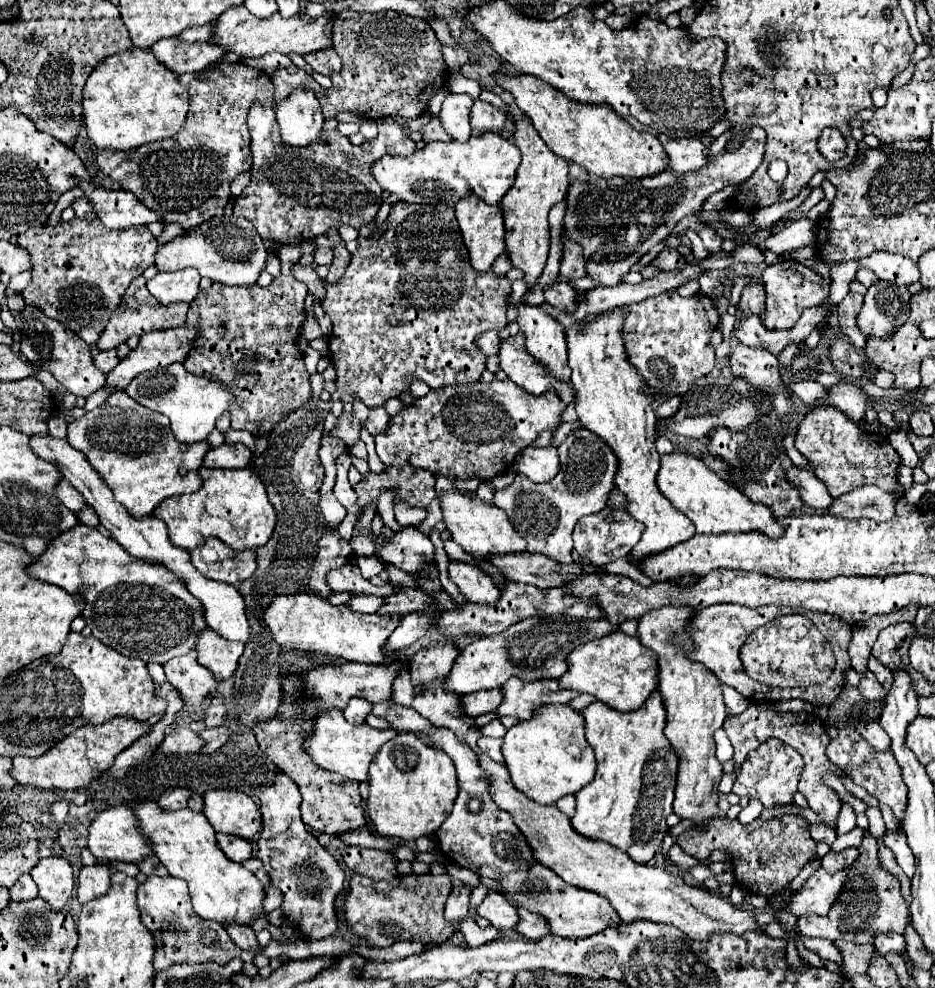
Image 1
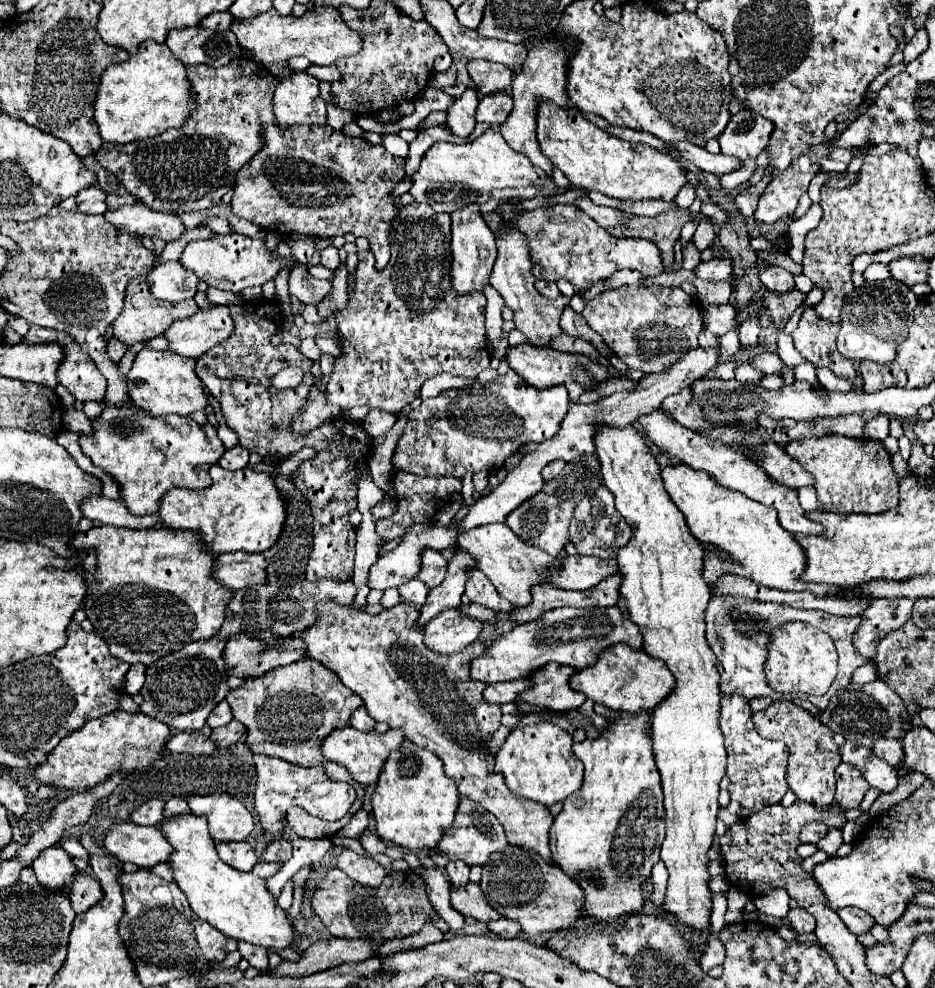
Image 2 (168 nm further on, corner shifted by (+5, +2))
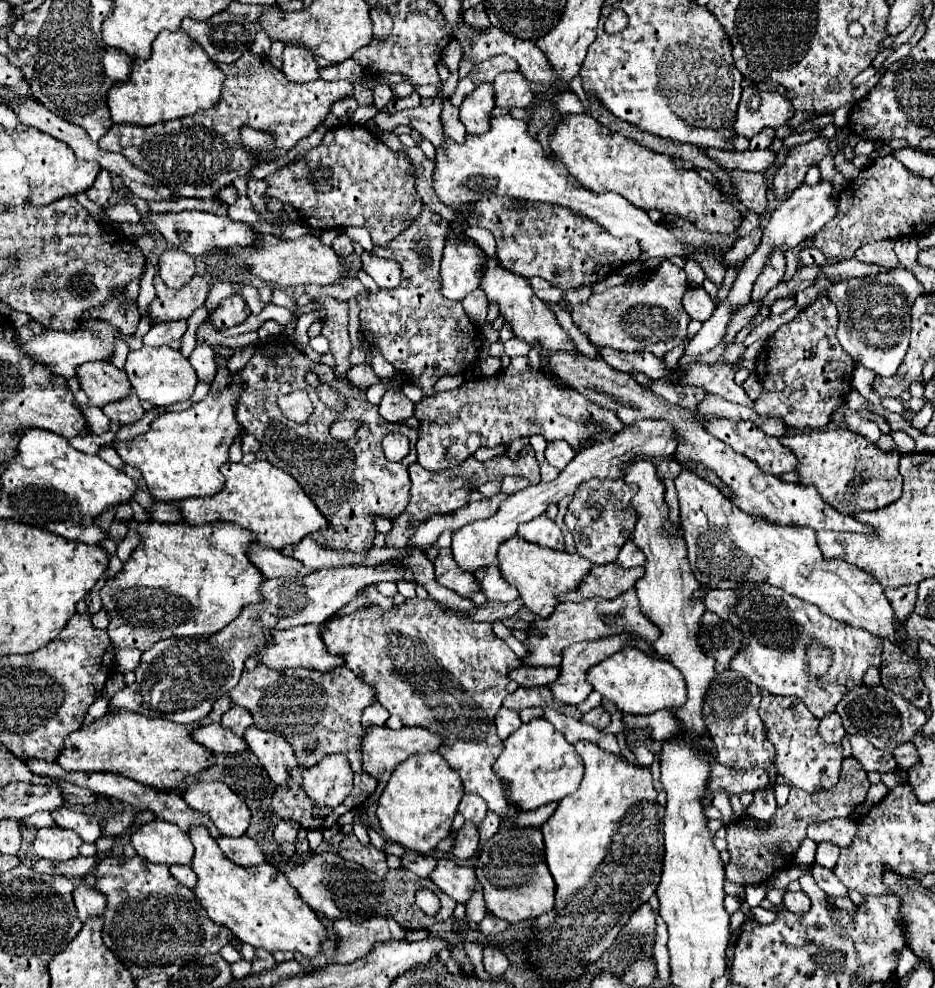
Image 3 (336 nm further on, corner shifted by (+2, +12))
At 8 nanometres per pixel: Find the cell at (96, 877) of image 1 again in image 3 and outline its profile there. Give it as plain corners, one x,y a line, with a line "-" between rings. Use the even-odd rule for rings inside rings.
79,886
73,892
75,898
75,908
77,908
77,916
79,920
85,924
89,918
93,916
101,916
105,910
105,900
101,892
95,892
95,888
91,886

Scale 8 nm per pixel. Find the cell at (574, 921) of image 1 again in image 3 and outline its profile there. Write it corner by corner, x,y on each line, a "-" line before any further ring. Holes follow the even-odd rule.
539,828
499,830
485,842
477,858
475,874
477,880
485,880
485,908
497,918
517,924
527,918
537,918
553,908
555,882
545,864
543,836

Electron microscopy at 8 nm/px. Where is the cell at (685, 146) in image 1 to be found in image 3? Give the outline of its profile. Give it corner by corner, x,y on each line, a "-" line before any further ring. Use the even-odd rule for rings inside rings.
771,148
765,150
745,150
745,152
719,152
719,150
705,150
709,158
717,164
727,168
739,168
749,172
767,172
777,168
777,152

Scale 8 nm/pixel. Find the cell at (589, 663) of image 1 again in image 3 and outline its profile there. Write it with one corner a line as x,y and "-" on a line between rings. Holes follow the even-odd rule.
627,646
615,656
609,656
607,660
593,666
587,672
587,680
601,696
609,698
623,714
631,716
647,716
657,710
675,710
681,708
687,700
685,680
681,672
671,662
651,658
649,654
633,646

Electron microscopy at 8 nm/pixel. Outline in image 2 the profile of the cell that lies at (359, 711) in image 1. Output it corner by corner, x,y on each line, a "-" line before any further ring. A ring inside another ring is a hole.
360,706
360,708
356,710
356,714
350,716
350,724
352,724
356,730
360,730
360,732
370,732
376,722
370,718
370,714
366,712
366,708

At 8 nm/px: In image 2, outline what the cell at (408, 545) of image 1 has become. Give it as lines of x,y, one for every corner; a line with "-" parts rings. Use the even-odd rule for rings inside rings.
424,550
422,558
420,558
420,572
418,572
418,580
422,580
428,588
436,588
446,574
446,566
448,562
442,558
440,552
436,550

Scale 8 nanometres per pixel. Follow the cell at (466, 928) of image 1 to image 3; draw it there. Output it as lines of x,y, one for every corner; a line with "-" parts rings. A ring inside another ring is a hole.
405,852
401,862
403,862
403,868
411,870
413,874
417,874
421,878
427,878
435,868
433,856
423,856
423,854
417,854
417,852

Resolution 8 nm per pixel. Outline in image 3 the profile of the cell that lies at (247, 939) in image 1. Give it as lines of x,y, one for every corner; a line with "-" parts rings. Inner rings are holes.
257,948
257,956
255,956
255,960
251,964
253,964
253,972
263,972
263,970
275,968
277,962
275,962
275,958
267,950

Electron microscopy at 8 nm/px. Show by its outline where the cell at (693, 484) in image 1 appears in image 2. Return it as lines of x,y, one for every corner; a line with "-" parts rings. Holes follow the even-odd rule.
682,462
662,468
662,480
672,502
684,514
692,536
700,544
714,544
716,548
726,550
732,556
730,560
718,560
716,556
704,558
702,574
708,584
720,578
720,574
732,572
744,578
752,578
754,582
760,582
768,588
796,592
810,590
816,596
834,594
836,590
840,590
828,584
802,582
800,574
804,572
804,552
800,550
800,546
796,546
796,538
792,538
792,534
778,524
776,510
764,504
760,506
760,502
746,498
742,492
722,488
708,472
692,470

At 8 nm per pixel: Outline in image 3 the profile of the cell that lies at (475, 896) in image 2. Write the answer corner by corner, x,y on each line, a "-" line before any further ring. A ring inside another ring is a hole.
439,858
435,870
429,874
429,880
437,884
437,888
451,896
455,902
469,902
471,892
475,888
475,870
469,866
459,866
455,860
449,858

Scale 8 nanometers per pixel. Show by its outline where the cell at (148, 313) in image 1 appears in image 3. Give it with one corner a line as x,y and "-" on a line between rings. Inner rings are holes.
195,274
193,280
185,286
169,288
159,276
155,278
157,296
151,302
151,320
169,322
189,318
199,306
203,306
207,292
209,292
209,274

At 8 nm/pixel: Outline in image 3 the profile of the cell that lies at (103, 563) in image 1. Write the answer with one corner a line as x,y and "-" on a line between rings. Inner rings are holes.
127,522
137,530
141,544
133,550
131,558
123,564
123,570
105,582
101,590
103,608
109,614
109,638
115,648
139,648
149,650
155,642
169,636
209,636
223,630
233,622
239,612
253,602
261,600
259,586
265,580
263,574
249,562
249,548
255,536
235,524
159,524
159,522

